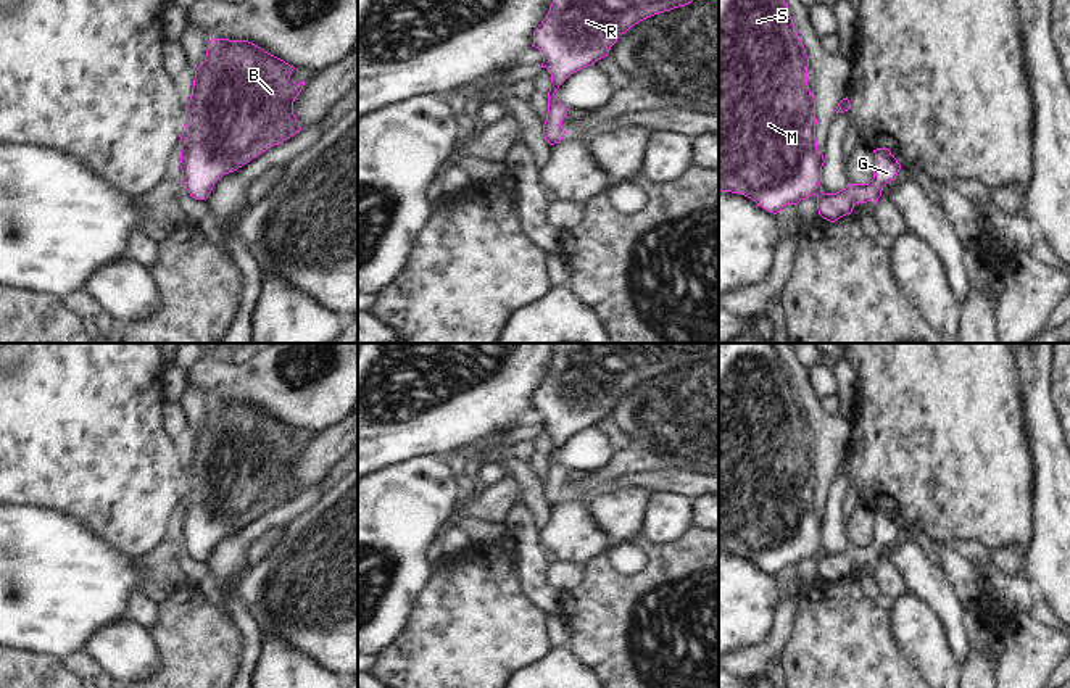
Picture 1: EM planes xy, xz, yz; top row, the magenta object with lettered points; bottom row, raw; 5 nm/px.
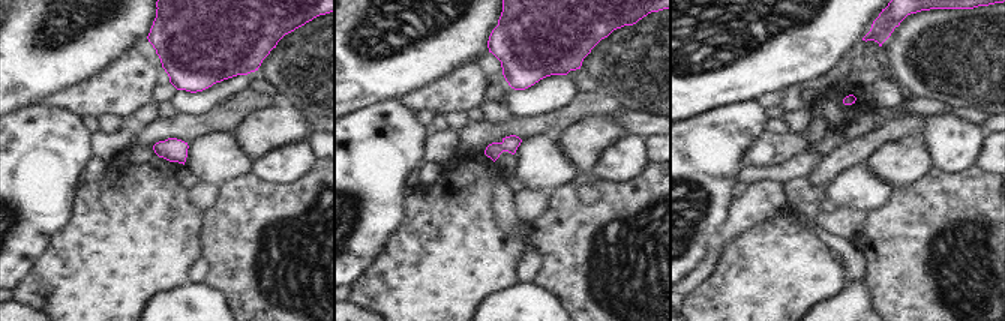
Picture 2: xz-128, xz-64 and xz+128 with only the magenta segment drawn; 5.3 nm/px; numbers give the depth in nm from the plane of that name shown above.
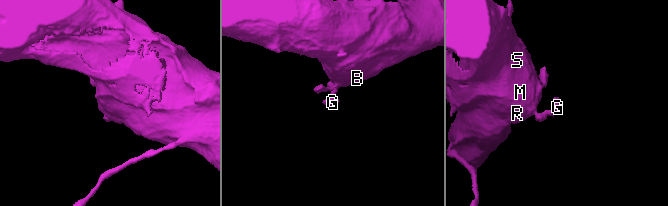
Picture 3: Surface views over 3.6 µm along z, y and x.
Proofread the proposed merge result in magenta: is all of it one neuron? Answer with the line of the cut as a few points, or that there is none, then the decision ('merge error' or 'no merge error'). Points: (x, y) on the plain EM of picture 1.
no cut; no merge error

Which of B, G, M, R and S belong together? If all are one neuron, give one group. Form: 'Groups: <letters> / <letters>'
Groups: B G M R S.

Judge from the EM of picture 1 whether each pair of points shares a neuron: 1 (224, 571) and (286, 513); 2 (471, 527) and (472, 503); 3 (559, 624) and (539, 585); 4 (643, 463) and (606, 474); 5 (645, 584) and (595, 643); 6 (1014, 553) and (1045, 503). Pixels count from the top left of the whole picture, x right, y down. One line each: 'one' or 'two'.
1: one
2: two
3: two
4: one
5: one
6: two

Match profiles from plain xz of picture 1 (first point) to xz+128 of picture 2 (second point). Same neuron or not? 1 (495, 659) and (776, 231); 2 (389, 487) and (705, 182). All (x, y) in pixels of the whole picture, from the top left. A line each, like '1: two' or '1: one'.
1: one
2: one

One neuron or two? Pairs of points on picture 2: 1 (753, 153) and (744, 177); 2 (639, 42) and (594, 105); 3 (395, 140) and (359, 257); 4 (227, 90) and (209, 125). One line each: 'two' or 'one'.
1: two
2: two
3: one
4: two

